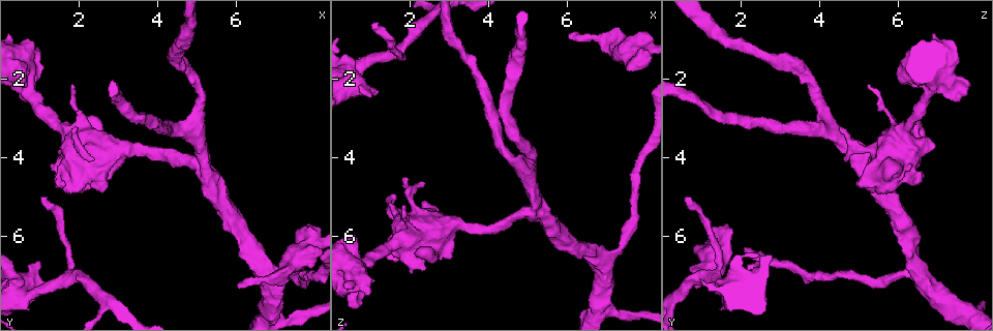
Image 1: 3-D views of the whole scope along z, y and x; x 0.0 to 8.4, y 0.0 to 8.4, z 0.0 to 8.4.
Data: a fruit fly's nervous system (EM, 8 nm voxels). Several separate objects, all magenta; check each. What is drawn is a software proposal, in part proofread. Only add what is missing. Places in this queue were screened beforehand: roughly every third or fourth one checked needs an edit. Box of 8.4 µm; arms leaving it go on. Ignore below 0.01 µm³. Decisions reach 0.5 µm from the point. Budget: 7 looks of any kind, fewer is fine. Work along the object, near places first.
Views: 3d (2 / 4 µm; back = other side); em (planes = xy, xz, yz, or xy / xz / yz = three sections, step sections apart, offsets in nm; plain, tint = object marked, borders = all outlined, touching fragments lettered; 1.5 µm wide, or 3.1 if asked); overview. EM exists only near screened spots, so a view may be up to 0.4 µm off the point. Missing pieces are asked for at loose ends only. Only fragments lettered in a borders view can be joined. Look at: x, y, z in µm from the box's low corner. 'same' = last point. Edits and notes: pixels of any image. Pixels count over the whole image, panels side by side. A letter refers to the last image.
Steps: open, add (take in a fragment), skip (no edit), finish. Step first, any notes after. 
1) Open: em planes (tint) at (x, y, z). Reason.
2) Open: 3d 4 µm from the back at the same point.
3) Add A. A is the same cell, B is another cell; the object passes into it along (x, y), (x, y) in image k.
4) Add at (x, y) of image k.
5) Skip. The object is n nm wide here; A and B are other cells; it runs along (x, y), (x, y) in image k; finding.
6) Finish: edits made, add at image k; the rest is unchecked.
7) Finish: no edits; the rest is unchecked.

Open: em xy step 4 (tint) at (1.10, 5.00, 0.60). Branch stops here.

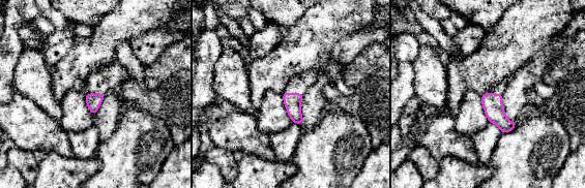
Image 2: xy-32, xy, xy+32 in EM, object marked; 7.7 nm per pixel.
Open: em planes (borders) at the same point.

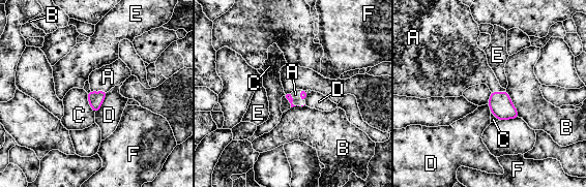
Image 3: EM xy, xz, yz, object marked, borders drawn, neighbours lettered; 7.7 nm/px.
Add A. A is the same cell, B, C, D, E and F are other cells; the object passes into it along (95, 99), (99, 92), (108, 76) in image 3; it goes on there.

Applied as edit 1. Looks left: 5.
Open: em planes (borders) at (1.80, 2.20, 5.20). Thin end.

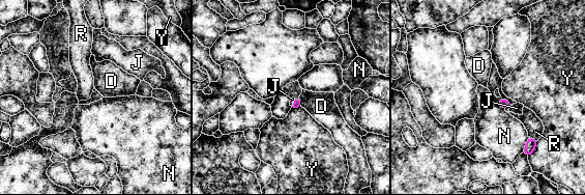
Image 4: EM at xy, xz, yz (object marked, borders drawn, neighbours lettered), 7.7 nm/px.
Skip. D, J, N, R and Y are other cells; no lettered fragment goes on from it.

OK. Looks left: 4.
Open: 3d 4 µm at (0.95, 1.25, 7.55). Free end.

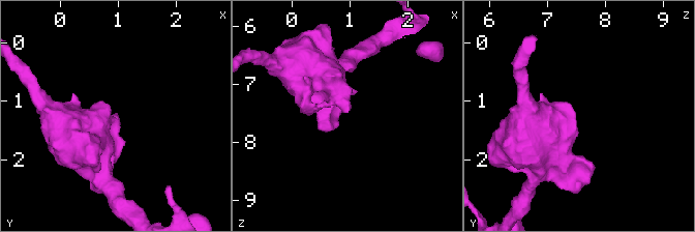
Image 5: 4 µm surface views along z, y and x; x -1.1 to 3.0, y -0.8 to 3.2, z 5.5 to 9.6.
Open: em planes (tint) at (0.95, 1.25, 7.55).

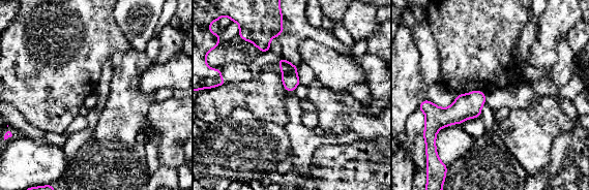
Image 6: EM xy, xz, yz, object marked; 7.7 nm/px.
Open: em planes (borders) at the same point.

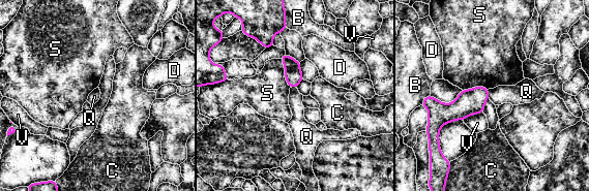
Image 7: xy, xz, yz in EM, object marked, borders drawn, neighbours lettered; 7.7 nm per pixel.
Skip. B, C, D, Q, S and V are other cells; a border runs along (487, 90), (489, 97) in image 7; none of them fits.

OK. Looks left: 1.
Finish: edits made, add at image 3; the rest is unchecked.

